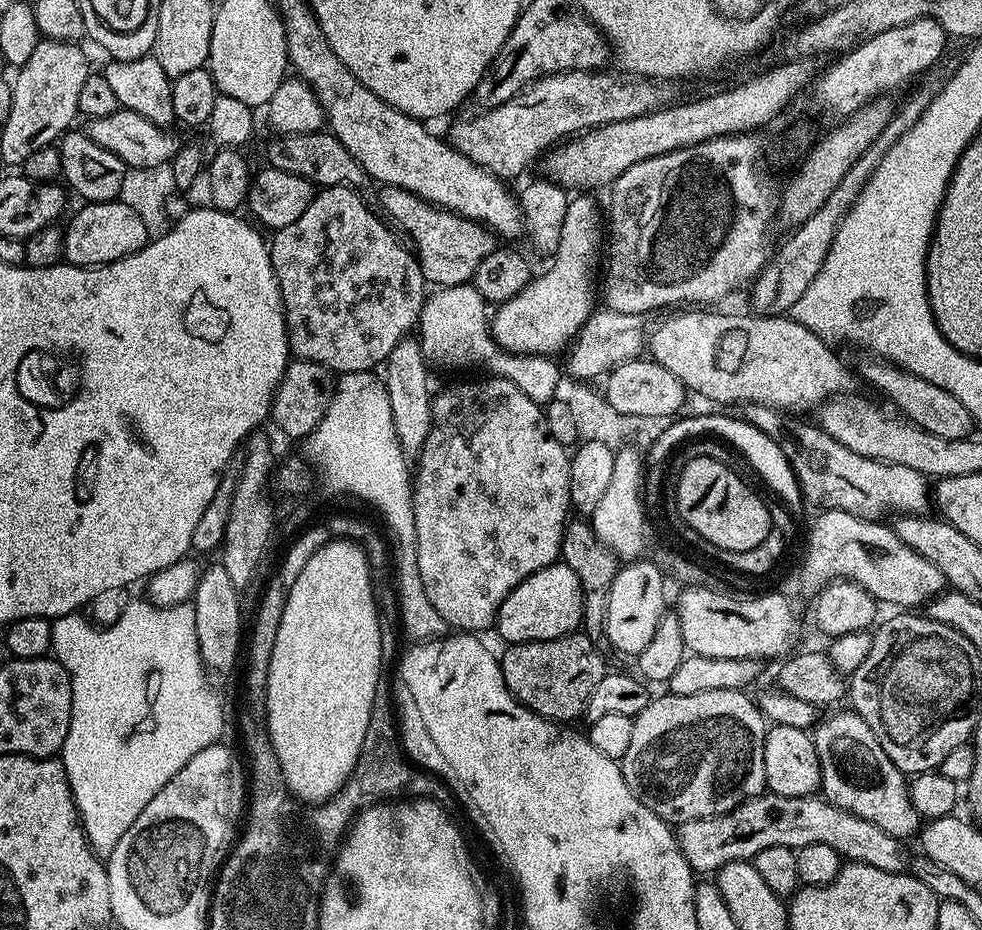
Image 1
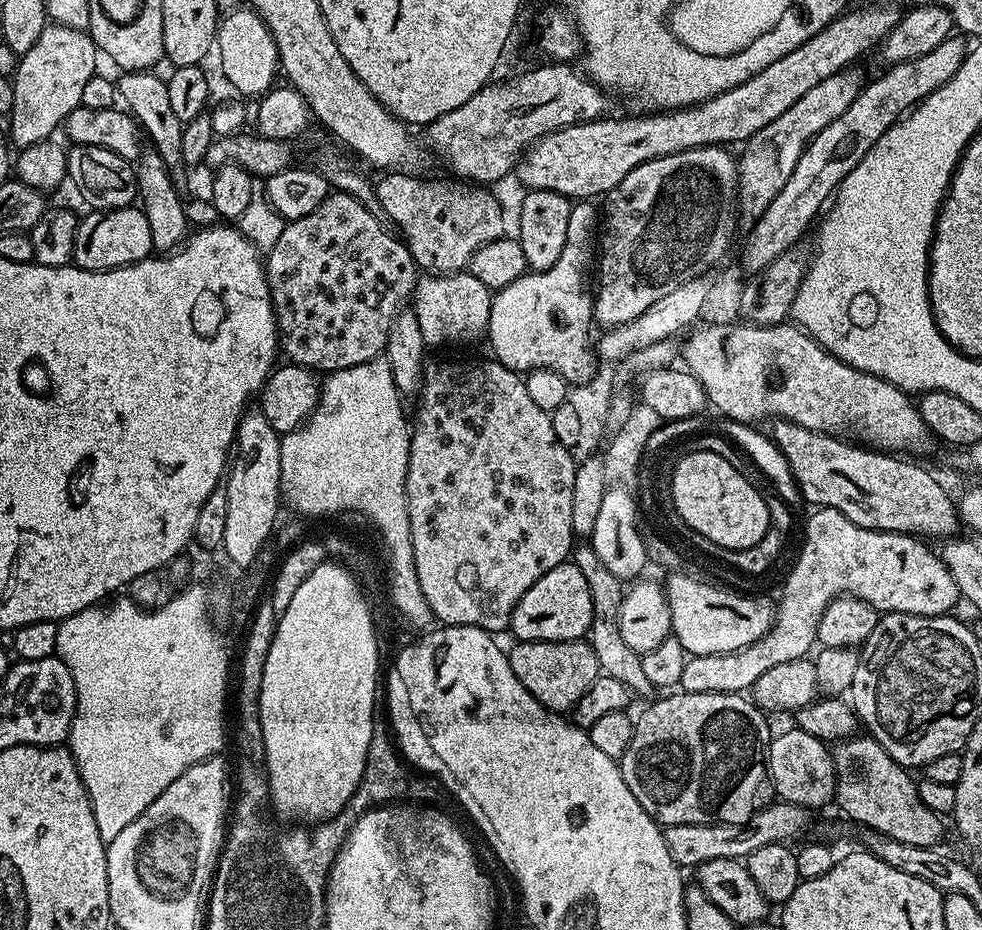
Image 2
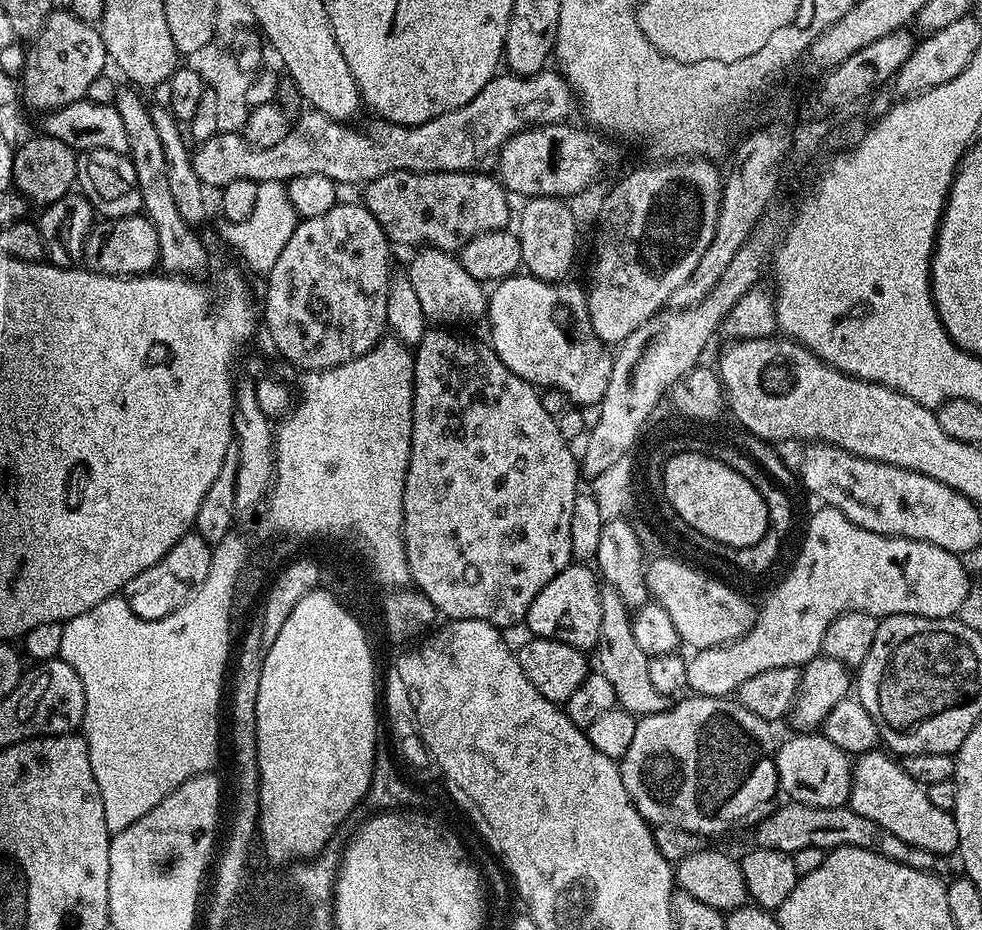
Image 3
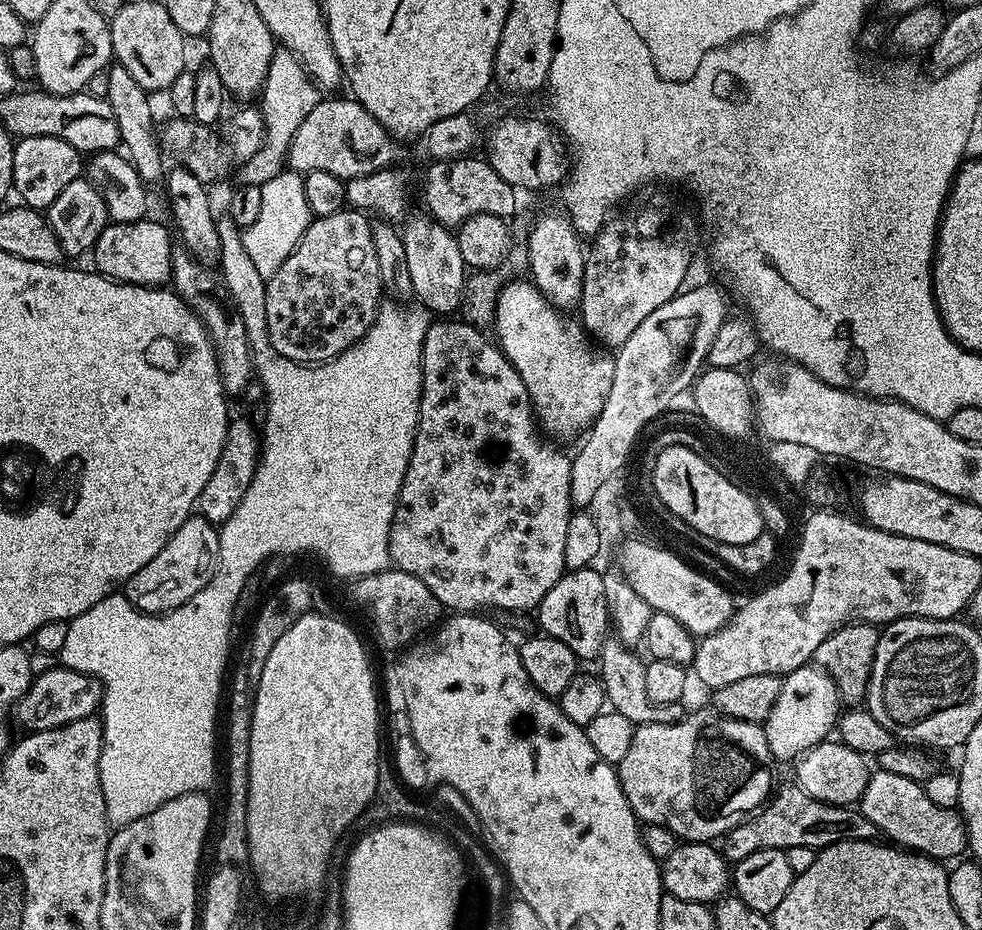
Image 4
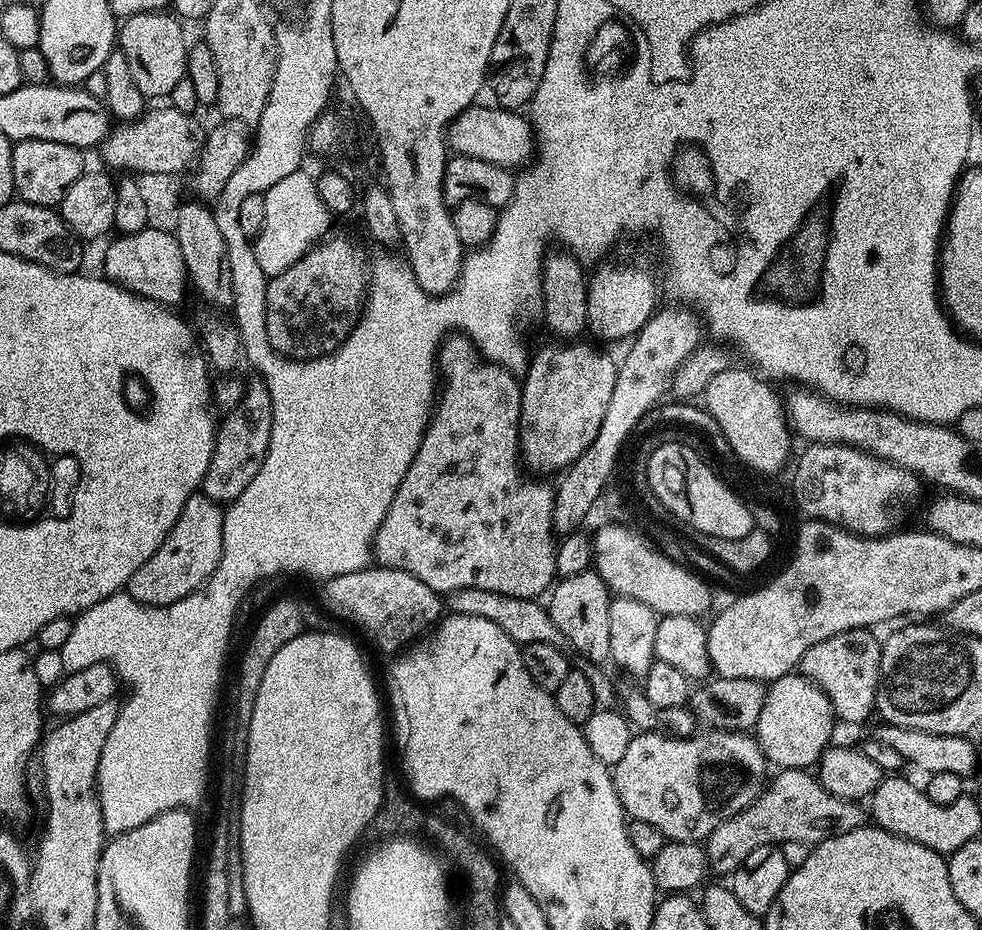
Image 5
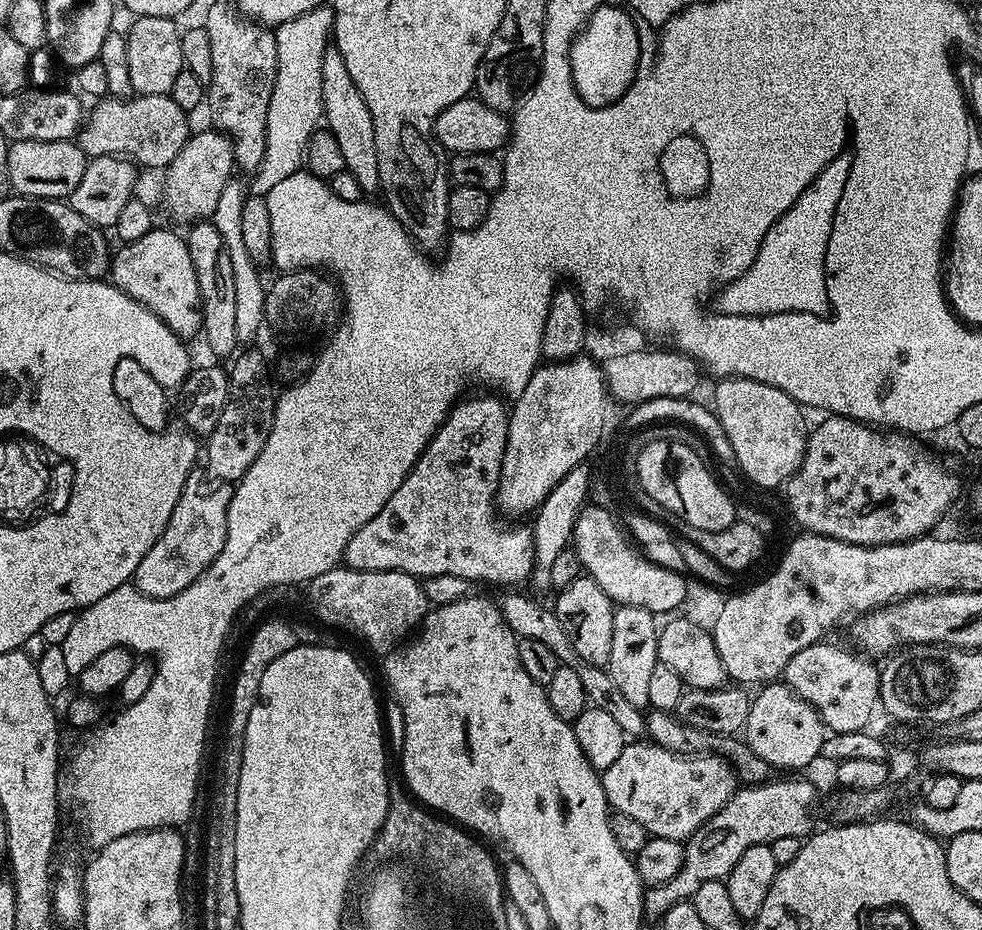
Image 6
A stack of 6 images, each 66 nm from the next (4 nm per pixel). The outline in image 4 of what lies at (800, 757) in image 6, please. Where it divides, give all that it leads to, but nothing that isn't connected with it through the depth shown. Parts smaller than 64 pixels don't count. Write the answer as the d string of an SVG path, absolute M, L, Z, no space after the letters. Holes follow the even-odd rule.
M809 662L798 670L787 673L781 679L780 693L774 702L774 710L770 710L762 725L773 757L777 761L795 761L815 744L822 744L829 739L841 715L840 695L825 668L818 668L815 663Z

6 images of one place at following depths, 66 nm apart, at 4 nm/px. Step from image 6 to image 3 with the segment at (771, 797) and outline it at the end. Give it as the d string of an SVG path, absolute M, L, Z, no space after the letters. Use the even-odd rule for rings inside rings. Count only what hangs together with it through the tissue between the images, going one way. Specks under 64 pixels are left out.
M784 802L777 812L769 811L760 825L757 823L757 848L773 848L789 854L798 850L806 850L806 846L818 846L825 850L858 846L871 852L882 854L882 858L890 858L894 862L902 862L914 870L944 874L948 868L948 860L943 856L935 856L930 850L922 850L918 846L910 846L910 842L902 842L902 838L890 834L890 830L882 830L878 822L870 822L870 818L862 818L850 806L842 808L815 808L795 802Z

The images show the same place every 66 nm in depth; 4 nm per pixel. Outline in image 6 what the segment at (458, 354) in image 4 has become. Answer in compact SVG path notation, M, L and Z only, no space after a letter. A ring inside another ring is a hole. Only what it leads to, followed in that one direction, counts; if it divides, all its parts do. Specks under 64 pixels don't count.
M469 395L467 398L453 404L451 412L442 422L440 429L430 438L430 442L414 462L410 474L406 474L402 486L398 486L398 490L394 490L394 494L390 494L390 502L386 502L386 506L382 506L382 510L378 510L378 514L374 514L374 518L370 518L370 522L366 522L366 526L362 526L362 530L358 530L350 538L350 542L346 542L346 550L342 560L347 567L358 571L400 571L417 578L427 578L429 576L437 576L438 574L452 574L457 575L458 578L466 578L469 582L481 580L484 584L508 584L504 586L520 586L523 580L525 583L531 577L532 563L534 562L532 529L524 522L508 522L508 525L503 528L500 525L501 517L498 515L496 506L496 491L500 485L500 471L502 470L502 458L506 450L510 412L506 407L505 401L499 395L484 395L488 396L470 397L471 395Z

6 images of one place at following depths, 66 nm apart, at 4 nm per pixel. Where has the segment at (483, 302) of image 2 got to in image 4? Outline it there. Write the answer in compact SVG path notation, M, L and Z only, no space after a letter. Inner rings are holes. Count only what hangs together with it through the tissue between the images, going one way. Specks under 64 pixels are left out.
M409 215L402 224L402 239L406 246L406 266L410 270L410 282L412 283L412 296L429 313L452 314L460 304L460 299L466 296L466 265L462 262L462 250L458 250L458 242L451 227L445 226L431 215L424 216Z

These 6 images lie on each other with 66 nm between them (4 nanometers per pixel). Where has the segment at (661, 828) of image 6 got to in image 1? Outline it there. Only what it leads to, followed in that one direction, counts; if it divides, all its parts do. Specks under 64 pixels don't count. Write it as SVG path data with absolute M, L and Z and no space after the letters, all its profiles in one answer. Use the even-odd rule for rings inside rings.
M731 688L730 690L702 690L698 694L686 694L674 696L663 694L657 698L649 699L646 710L639 712L634 717L634 735L630 747L626 749L623 760L619 761L620 773L624 775L626 786L640 802L649 808L654 814L658 814L660 820L667 820L669 825L675 826L682 822L690 822L694 818L710 818L721 816L734 811L743 800L749 800L755 796L762 796L766 791L766 762L764 761L764 739L769 730L760 705L755 699L748 697L747 691Z

